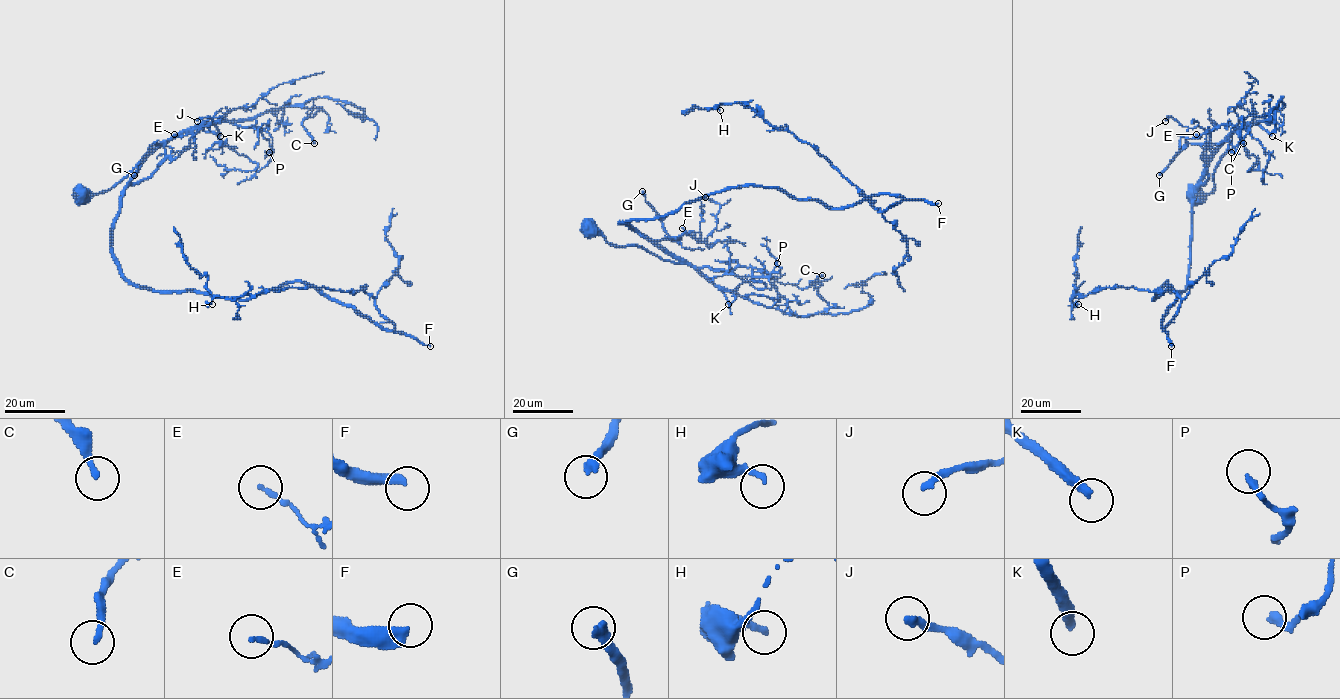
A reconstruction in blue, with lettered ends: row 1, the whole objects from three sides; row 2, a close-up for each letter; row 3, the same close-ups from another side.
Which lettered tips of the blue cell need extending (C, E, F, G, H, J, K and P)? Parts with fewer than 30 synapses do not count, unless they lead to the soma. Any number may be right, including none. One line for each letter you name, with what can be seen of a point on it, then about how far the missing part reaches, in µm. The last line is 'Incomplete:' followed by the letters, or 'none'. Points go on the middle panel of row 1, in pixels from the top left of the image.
F: at (938, 203); about 400 µm are missing
G: at (642, 191); about 60 µm are missing
J: at (705, 197); about 35 µm are missing
K: at (728, 304); about 80 µm are missing
Incomplete: F, G, J, K

